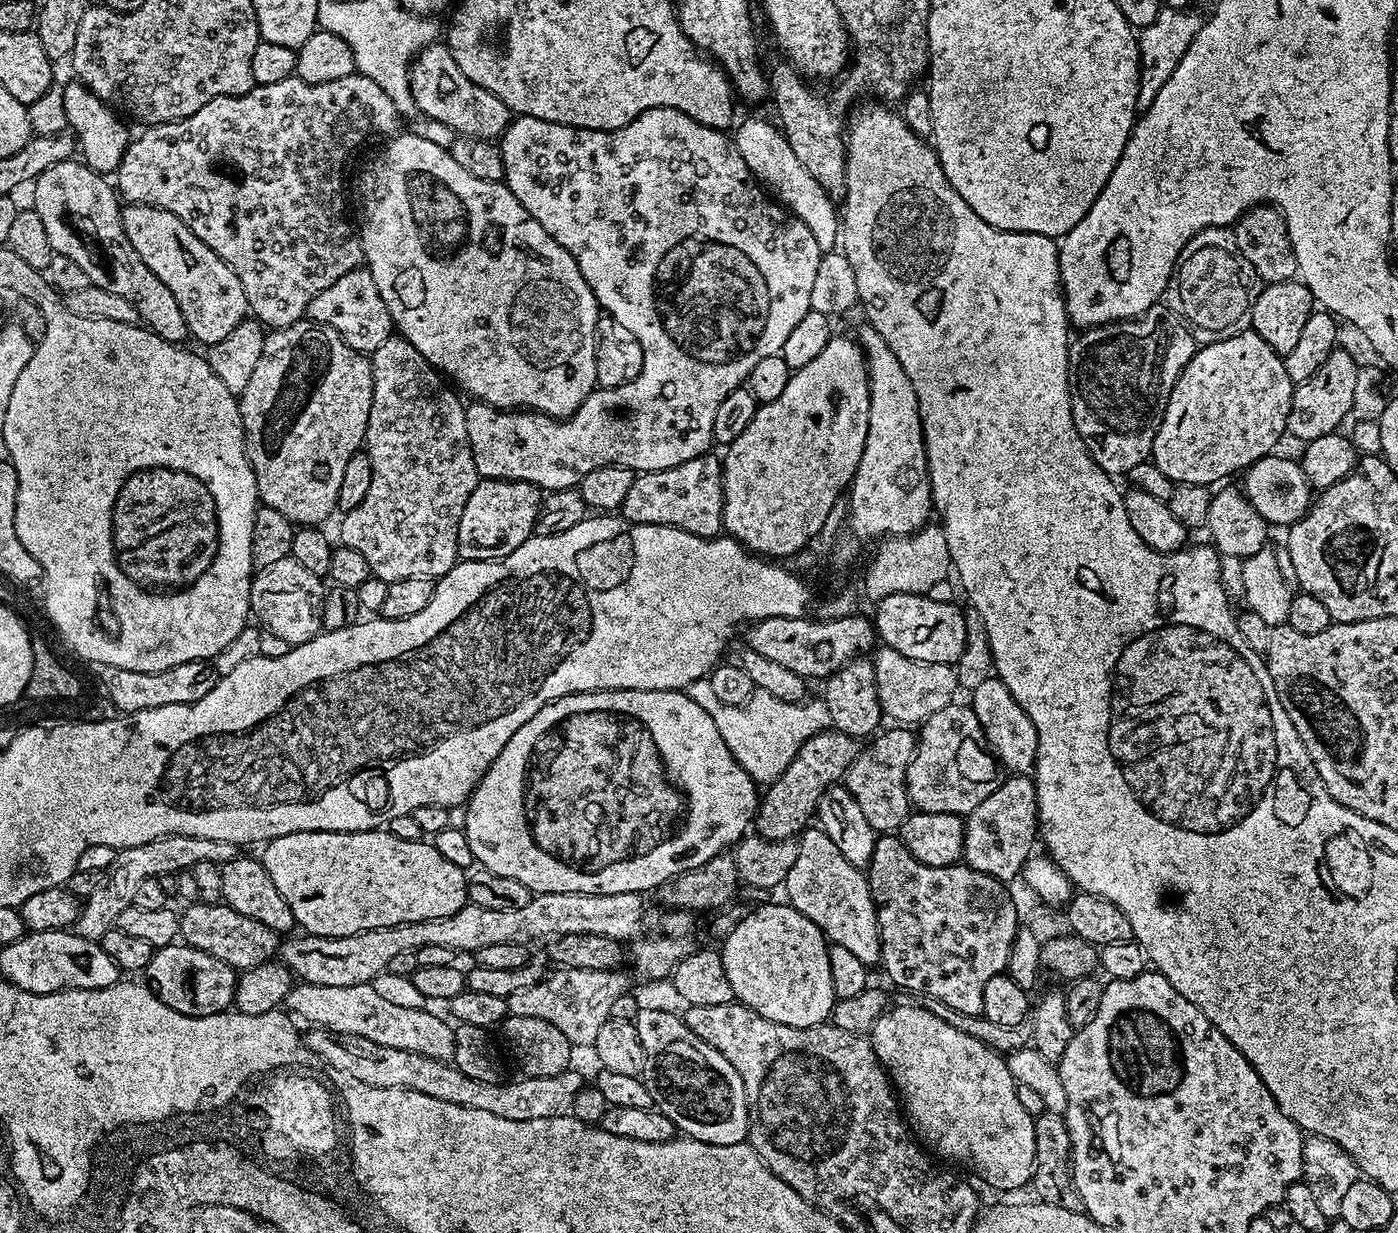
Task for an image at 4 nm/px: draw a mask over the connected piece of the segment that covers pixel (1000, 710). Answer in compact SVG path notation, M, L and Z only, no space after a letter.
M990 678L980 683L971 689L970 696L970 707L978 718L983 739L996 757L999 767L1008 774L1029 775L1036 766L1038 736L1028 715L1018 706L1018 702L1014 702L1014 698L999 678Z

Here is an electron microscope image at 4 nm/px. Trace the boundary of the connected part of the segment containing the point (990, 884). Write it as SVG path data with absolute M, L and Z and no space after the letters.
M896 834L877 835L866 875L872 901L876 904L880 964L885 974L898 987L917 992L920 998L937 1000L962 1014L981 1015L982 990L986 990L990 978L1005 971L1012 943L1016 940L1016 904L1008 897L1004 889L1007 887L986 874L978 874L978 870L963 862L945 868L920 864Z

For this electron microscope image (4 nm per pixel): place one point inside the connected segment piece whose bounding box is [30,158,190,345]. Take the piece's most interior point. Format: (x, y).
(79, 209)

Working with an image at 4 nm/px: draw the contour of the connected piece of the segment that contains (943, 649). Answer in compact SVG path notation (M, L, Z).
M890 594L875 601L874 627L879 643L885 648L898 650L898 654L906 654L906 658L914 658L918 662L955 665L966 644L965 613L959 612L956 607L955 603L934 602L927 594Z

